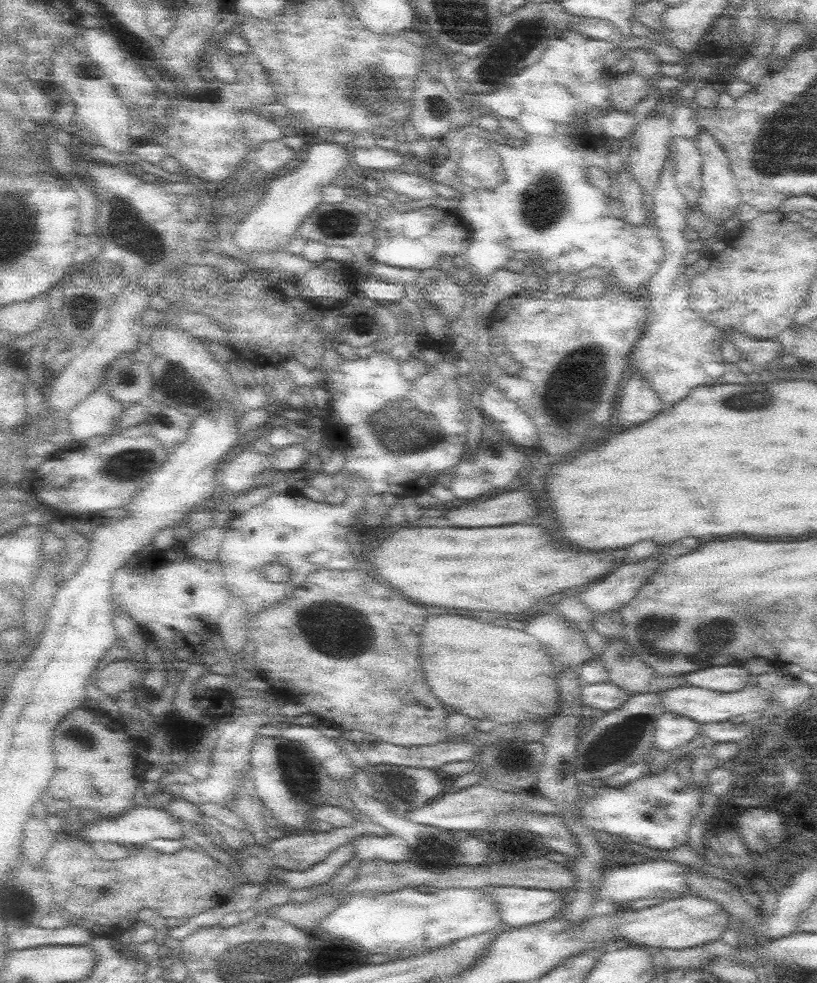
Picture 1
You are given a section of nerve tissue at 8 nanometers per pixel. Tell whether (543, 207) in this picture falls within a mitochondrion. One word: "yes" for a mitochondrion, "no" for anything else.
yes

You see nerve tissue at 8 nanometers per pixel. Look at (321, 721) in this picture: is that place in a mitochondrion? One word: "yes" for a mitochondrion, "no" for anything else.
no

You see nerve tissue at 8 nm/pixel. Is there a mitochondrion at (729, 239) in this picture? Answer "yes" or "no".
no

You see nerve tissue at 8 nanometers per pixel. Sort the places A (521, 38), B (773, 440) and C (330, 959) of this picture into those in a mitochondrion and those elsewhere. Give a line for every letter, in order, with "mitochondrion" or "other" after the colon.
A: mitochondrion
B: other
C: other

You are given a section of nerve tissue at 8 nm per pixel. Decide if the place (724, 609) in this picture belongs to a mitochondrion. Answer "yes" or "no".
yes

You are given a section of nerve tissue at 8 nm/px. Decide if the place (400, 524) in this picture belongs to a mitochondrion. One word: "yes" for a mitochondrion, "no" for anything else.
no

